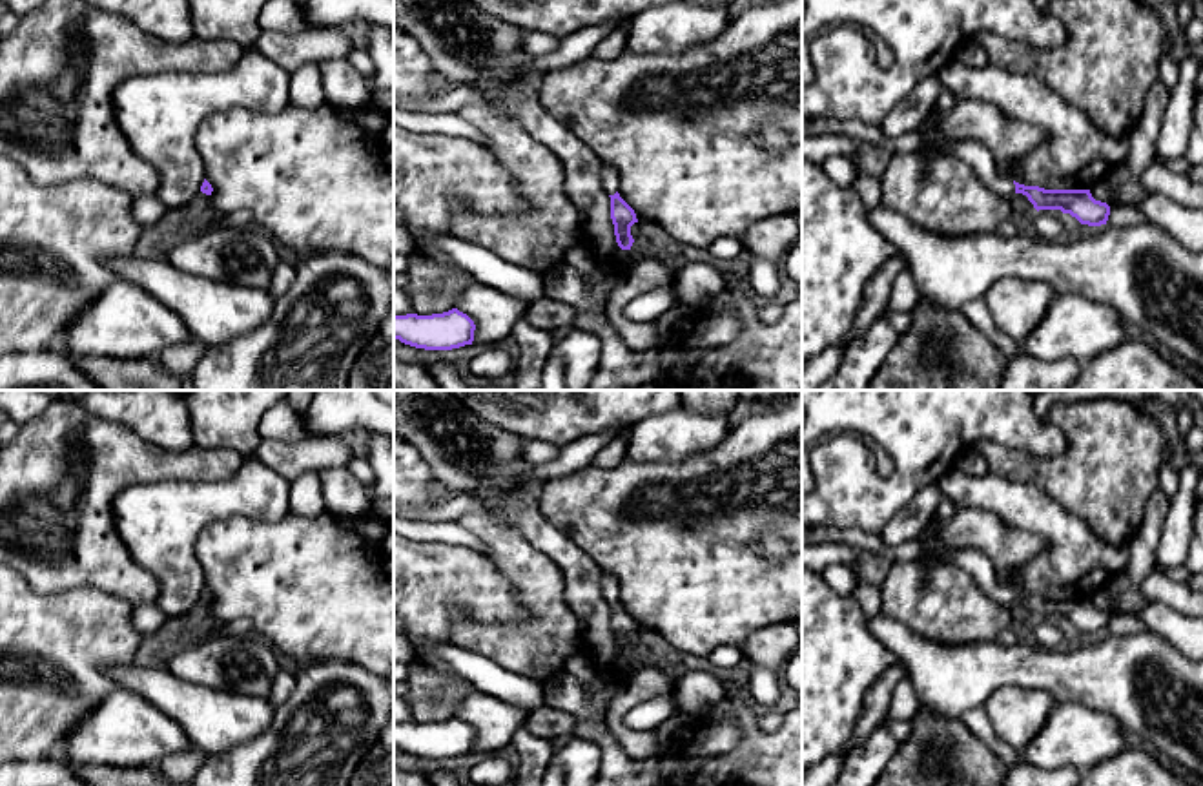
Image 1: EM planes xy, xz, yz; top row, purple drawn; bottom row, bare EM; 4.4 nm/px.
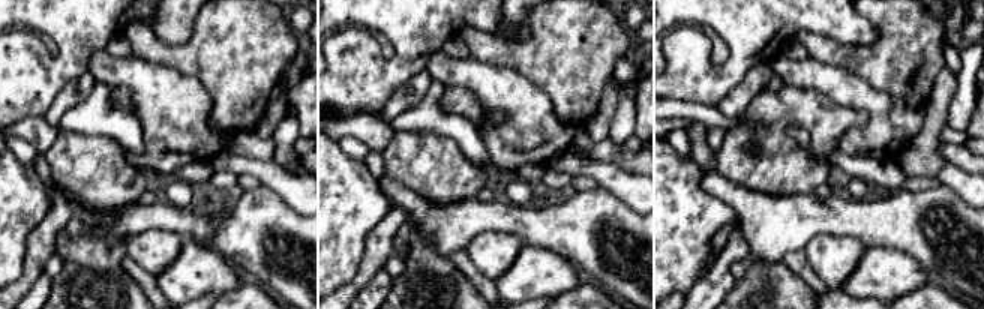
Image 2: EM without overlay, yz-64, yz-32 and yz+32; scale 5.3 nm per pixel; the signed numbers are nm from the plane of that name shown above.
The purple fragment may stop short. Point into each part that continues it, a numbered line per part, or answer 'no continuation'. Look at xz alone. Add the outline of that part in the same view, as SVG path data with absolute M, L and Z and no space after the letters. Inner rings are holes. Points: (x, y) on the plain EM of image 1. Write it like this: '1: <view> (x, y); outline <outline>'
1: xz (609, 588); outline M607 573L602 574L602 593L609 604L614 604L618 600L618 585Z

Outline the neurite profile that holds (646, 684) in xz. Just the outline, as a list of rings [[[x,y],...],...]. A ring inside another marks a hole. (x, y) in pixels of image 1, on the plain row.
[[[640,669],[625,678],[611,698],[605,724],[631,759],[647,760],[656,757],[656,744],[651,731],[636,731],[627,726],[627,713],[638,704],[669,691],[674,691],[671,675],[658,669]]]

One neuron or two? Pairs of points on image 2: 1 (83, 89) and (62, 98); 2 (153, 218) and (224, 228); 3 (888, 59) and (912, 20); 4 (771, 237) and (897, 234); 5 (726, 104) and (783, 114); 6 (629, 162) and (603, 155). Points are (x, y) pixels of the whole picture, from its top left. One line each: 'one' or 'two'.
1: one
2: one
3: one
4: one
5: two
6: one

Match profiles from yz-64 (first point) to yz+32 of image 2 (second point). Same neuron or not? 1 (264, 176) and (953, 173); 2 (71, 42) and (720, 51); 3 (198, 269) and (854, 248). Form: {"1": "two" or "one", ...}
{"1": "one", "2": "two", "3": "two"}

